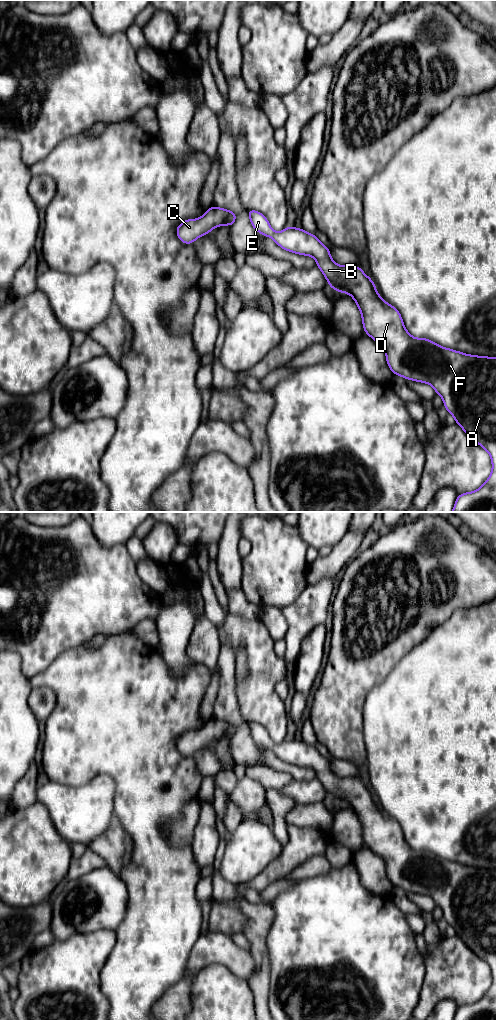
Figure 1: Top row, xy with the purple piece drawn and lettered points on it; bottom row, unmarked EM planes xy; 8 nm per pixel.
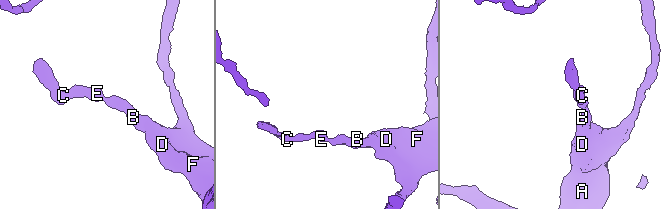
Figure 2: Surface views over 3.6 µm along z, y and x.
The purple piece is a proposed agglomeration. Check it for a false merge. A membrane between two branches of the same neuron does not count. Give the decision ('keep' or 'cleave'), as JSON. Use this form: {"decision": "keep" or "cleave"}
{"decision": "keep"}

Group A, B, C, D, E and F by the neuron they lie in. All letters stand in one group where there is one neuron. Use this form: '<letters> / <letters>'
A B C D E F

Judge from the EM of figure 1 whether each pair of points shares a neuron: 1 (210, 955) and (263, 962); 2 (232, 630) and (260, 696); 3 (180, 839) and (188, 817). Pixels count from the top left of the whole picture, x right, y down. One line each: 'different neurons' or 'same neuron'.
1: different neurons
2: same neuron
3: same neuron

